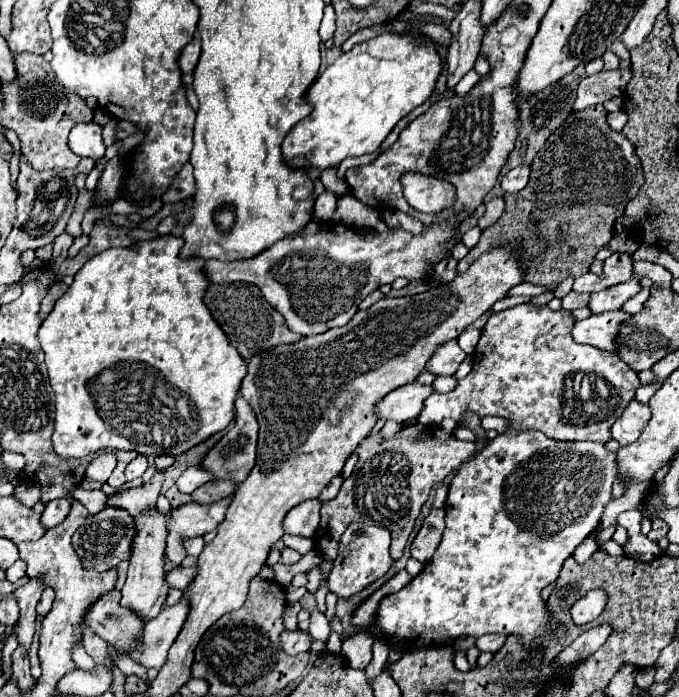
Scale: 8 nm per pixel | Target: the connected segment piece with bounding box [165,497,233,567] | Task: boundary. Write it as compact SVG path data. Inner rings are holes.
M233 497L221 499L219 503L211 505L199 505L199 503L187 503L177 509L173 509L173 519L167 525L167 549L165 555L169 557L175 567L181 567L181 561L185 559L185 549L181 545L183 537L197 537L205 535L225 519L225 513L229 509Z

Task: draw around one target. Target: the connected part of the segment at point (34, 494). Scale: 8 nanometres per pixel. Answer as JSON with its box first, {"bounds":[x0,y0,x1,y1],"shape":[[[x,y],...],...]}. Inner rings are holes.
{"bounds":[15,483,39,507],"shape":[[[27,483],[27,485],[17,485],[15,487],[15,497],[27,505],[27,507],[33,507],[37,501],[39,501],[39,487],[35,483]]]}

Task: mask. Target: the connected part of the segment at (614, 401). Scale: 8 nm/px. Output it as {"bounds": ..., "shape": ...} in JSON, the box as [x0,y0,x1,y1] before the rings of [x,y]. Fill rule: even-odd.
{"bounds":[417,305,641,443],"shape":[[[517,305],[501,313],[493,313],[485,323],[481,339],[475,347],[471,373],[459,381],[451,393],[433,393],[427,397],[417,421],[423,425],[439,425],[445,417],[451,417],[457,421],[457,425],[465,427],[465,413],[477,413],[479,419],[495,415],[511,419],[515,431],[539,429],[557,441],[607,443],[611,439],[611,425],[615,419],[619,419],[627,403],[635,399],[635,391],[641,387],[641,383],[637,373],[631,371],[631,367],[627,367],[627,363],[623,363],[617,355],[599,351],[591,345],[575,343],[569,335],[571,323],[573,317],[569,311],[551,311],[547,305]]]}

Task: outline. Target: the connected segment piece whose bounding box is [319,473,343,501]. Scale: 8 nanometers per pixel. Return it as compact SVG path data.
M339 473L331 483L329 483L329 487L325 489L325 491L321 491L321 495L319 495L319 499L321 501L327 501L327 499L333 499L337 493L339 493L339 489L341 489L341 485L343 485L343 473Z

